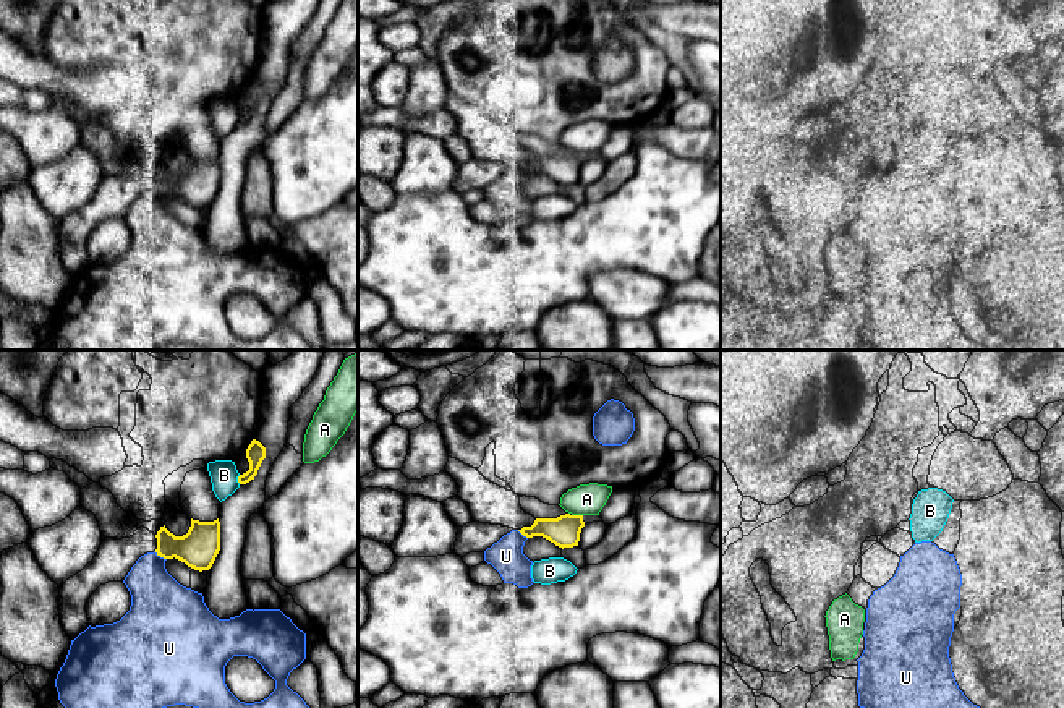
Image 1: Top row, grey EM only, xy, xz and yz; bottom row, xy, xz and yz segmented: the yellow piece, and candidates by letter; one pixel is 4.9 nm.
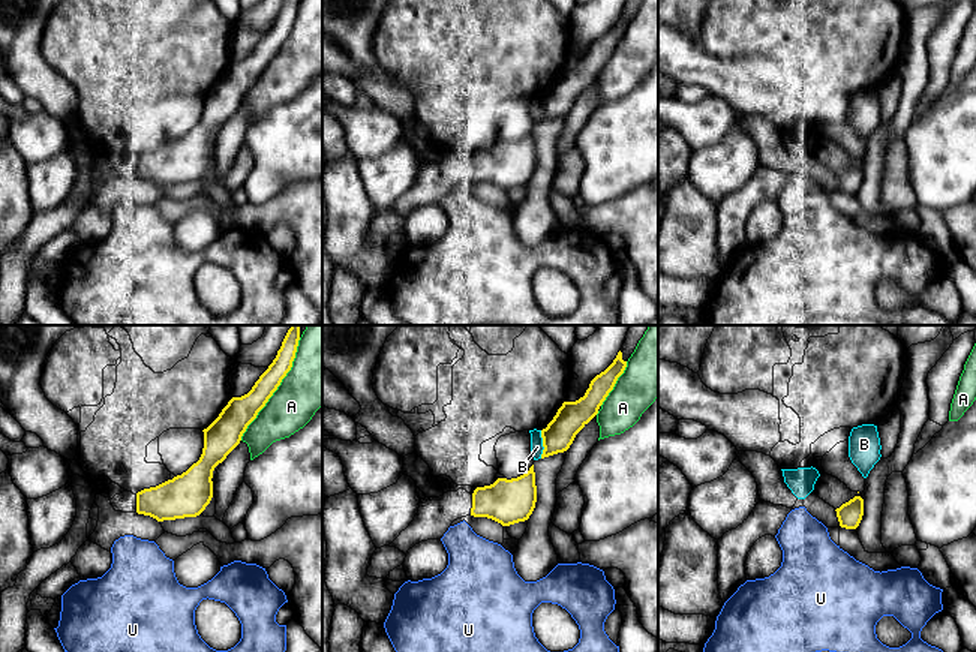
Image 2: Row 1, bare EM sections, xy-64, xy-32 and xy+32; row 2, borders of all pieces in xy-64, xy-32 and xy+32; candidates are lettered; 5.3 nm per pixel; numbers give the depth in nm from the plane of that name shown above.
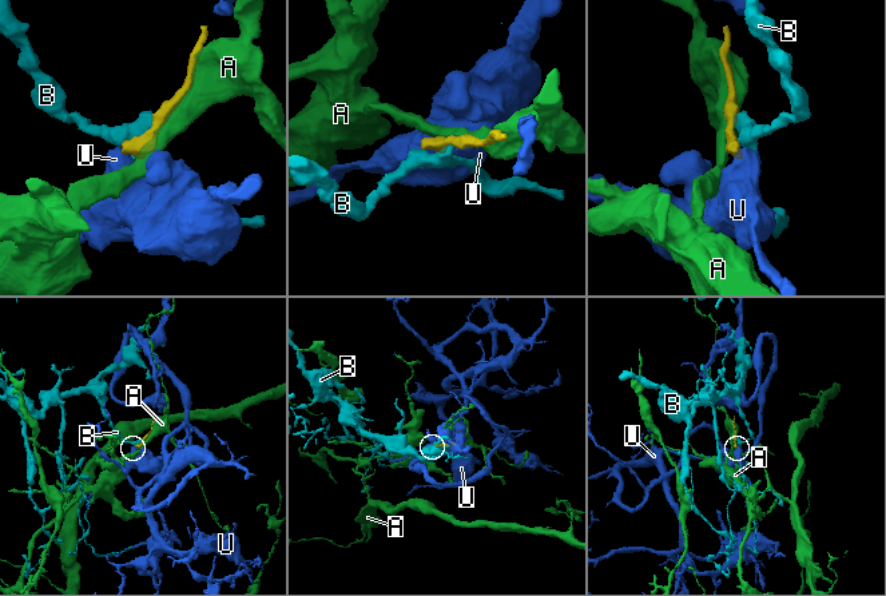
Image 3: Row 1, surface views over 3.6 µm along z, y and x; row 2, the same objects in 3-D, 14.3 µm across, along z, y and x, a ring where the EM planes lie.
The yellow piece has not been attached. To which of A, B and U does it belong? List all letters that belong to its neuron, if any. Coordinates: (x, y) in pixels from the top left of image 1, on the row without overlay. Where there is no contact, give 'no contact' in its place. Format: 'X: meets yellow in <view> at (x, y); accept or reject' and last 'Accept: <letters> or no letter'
A: meets yellow in xz at (577, 153); reject
B: meets yellow in xy at (238, 117); reject
U: meets yellow in xy at (161, 193); reject
Accept: no letter

